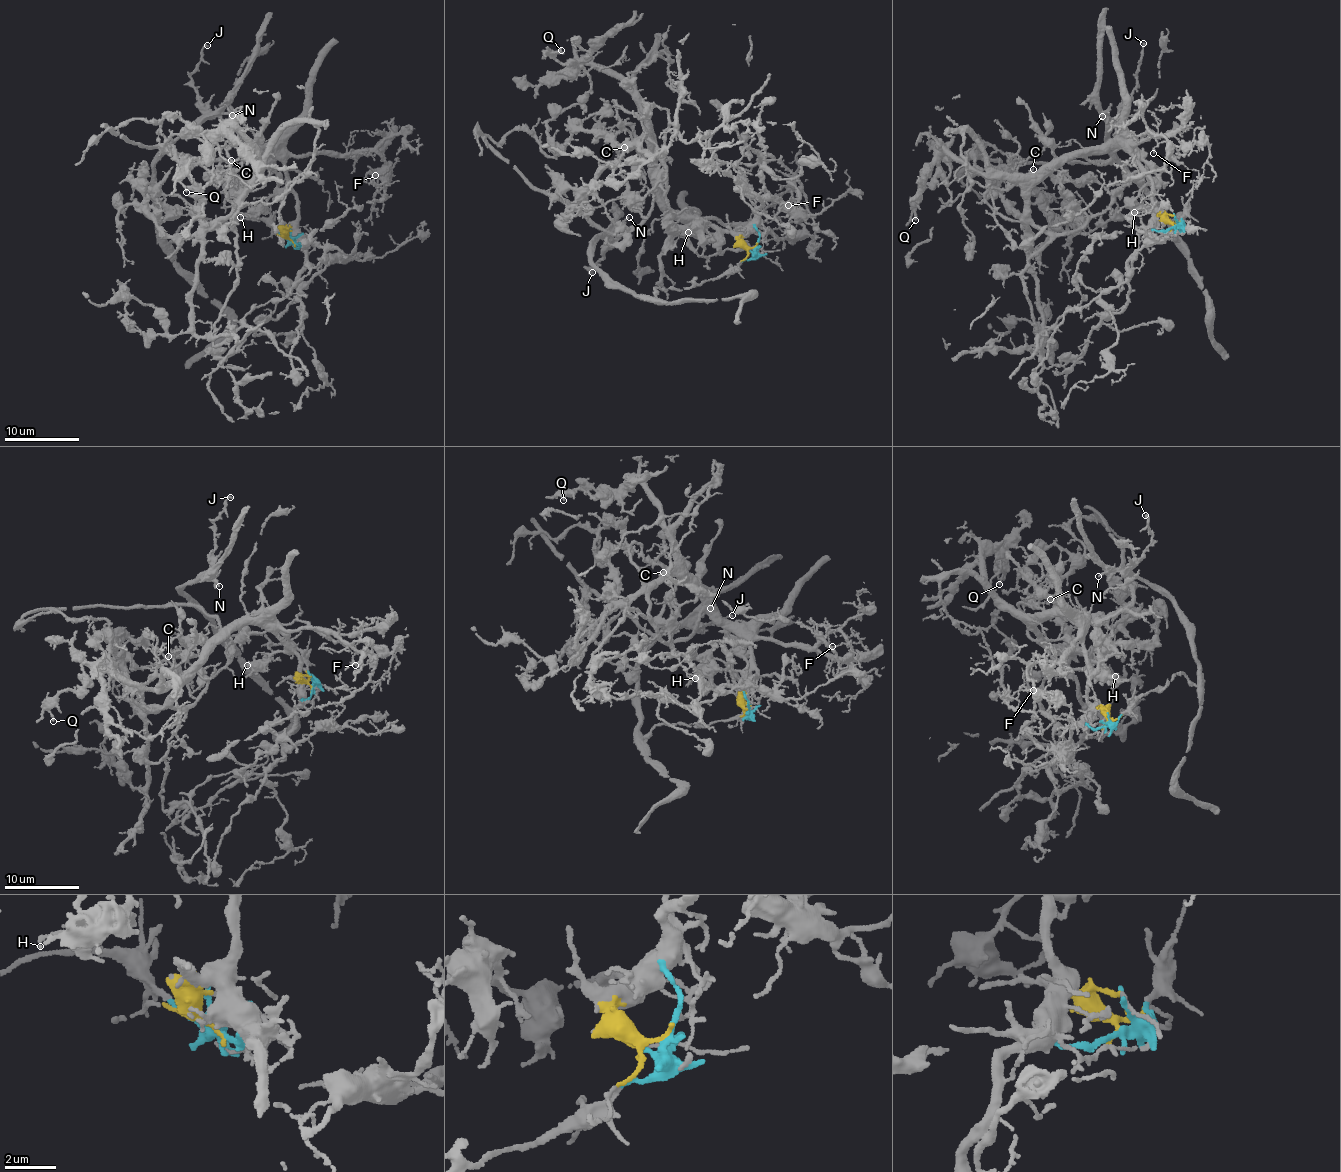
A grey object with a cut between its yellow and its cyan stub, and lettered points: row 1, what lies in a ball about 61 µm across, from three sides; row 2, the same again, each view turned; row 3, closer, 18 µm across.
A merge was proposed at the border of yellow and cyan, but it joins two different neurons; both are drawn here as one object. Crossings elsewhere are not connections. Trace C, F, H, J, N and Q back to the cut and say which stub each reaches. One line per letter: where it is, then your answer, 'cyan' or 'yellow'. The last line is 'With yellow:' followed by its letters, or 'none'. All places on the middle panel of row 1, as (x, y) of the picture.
C: at (624, 147); yellow
F: at (788, 205); yellow
H: at (688, 232); yellow
J: at (592, 272); cyan
N: at (629, 217); cyan
Q: at (561, 50); yellow
With yellow: C, F, H, Q

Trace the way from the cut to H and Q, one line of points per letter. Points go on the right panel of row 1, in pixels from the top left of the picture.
H: (1172, 228), (1153, 203), (1150, 180), (1131, 199), (1134, 212)
Q: (1172, 228), (1140, 160), (1114, 146), (1031, 174), (981, 174), (942, 149), (940, 172), (918, 190), (915, 220)

